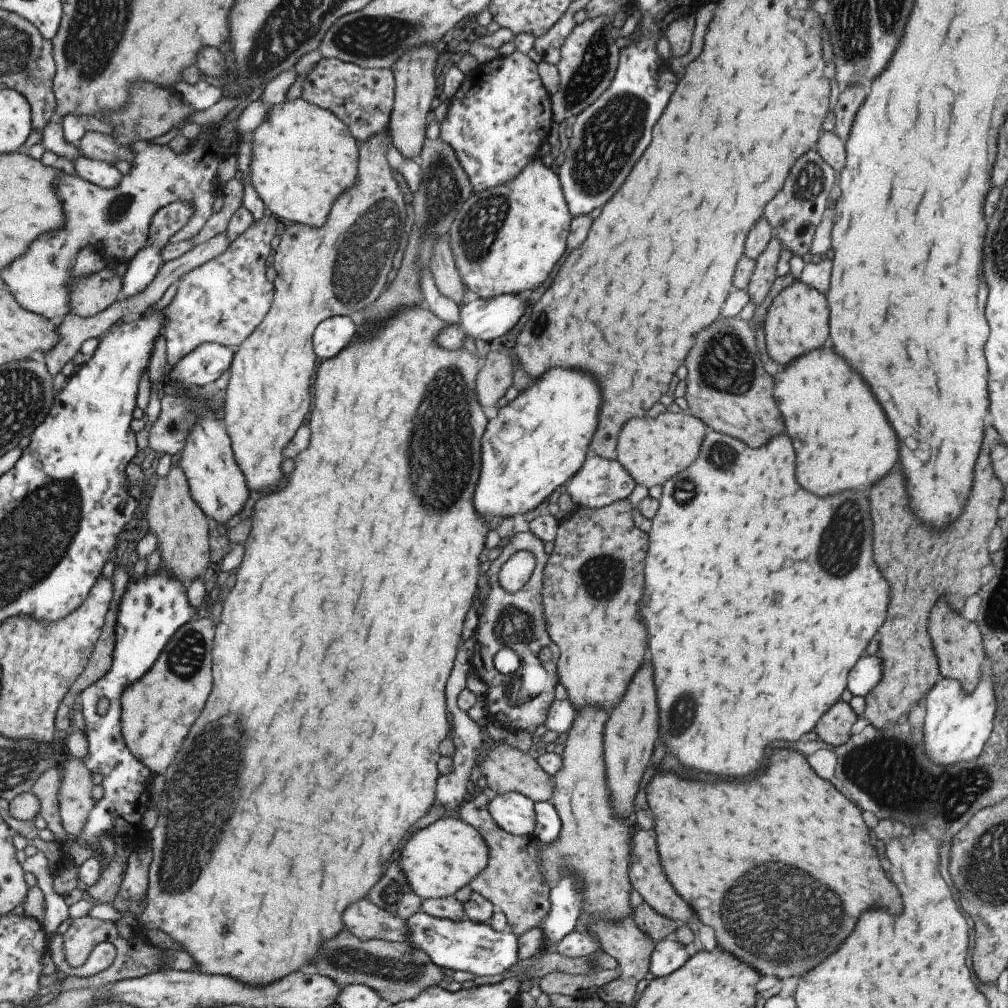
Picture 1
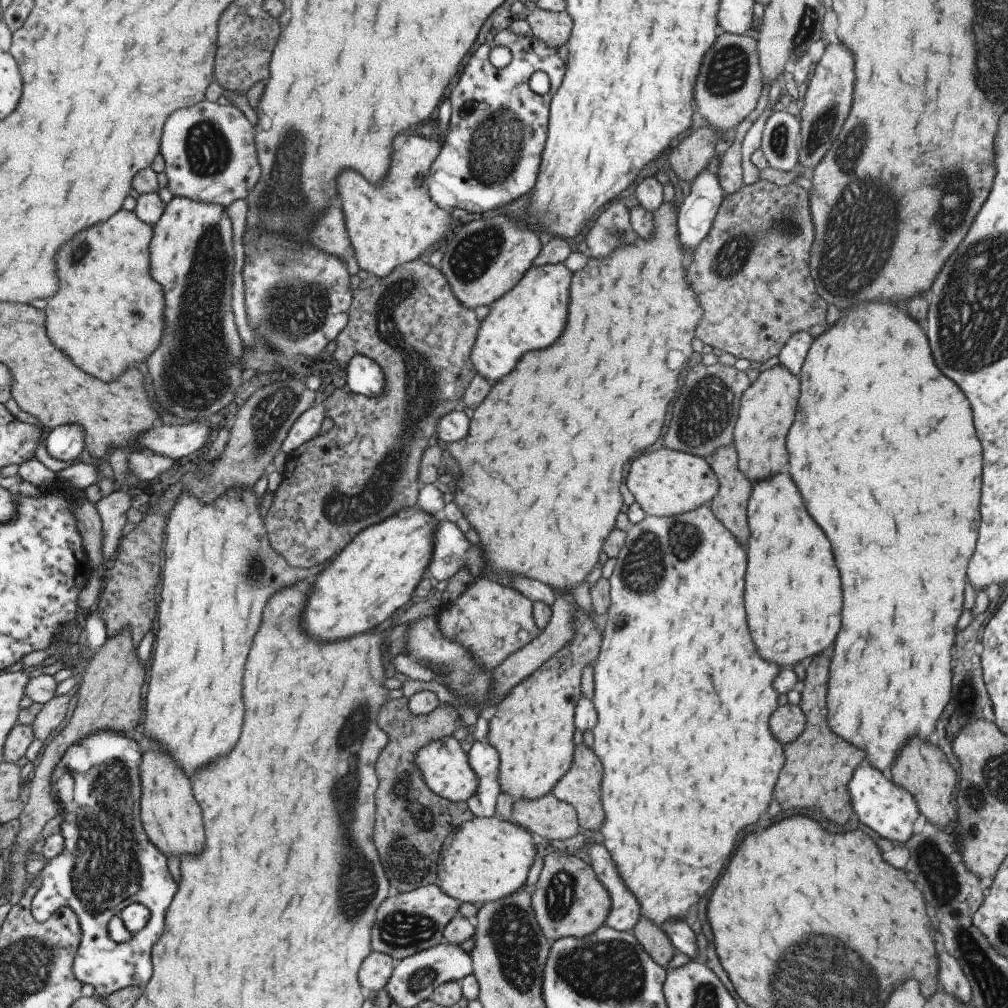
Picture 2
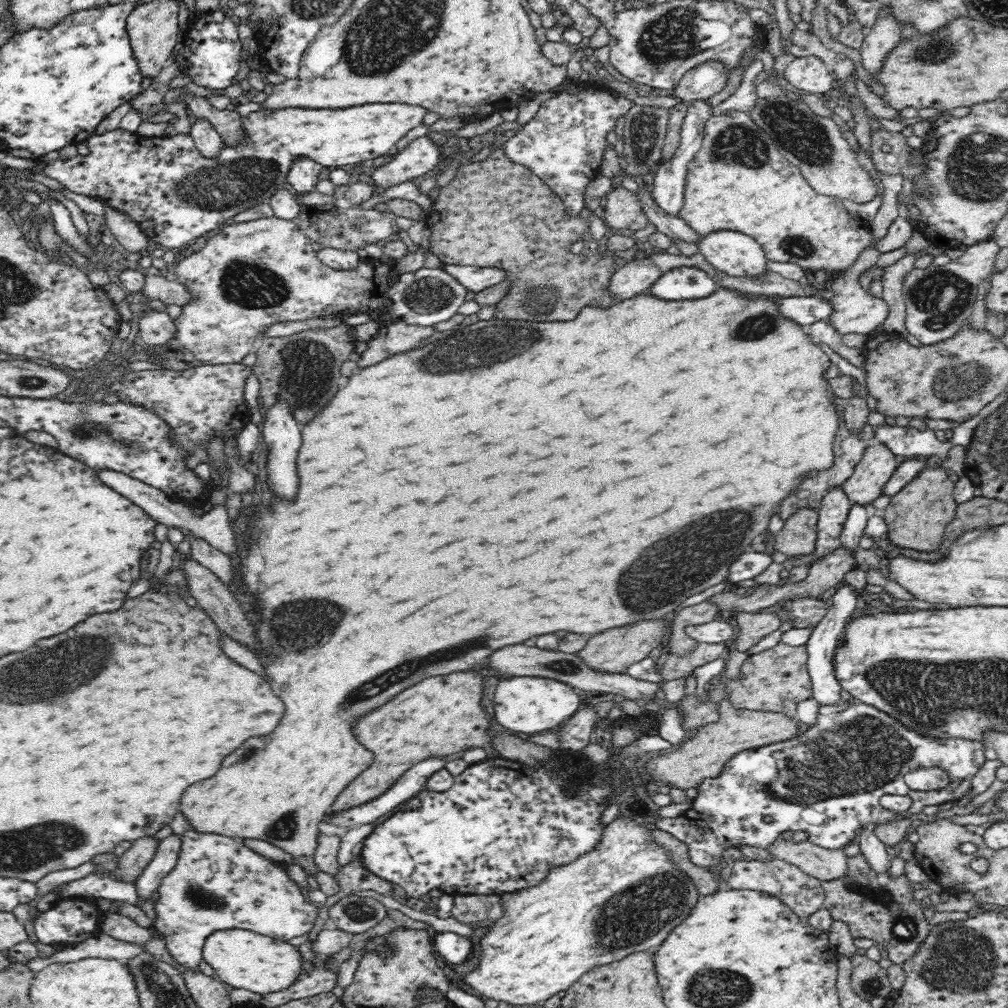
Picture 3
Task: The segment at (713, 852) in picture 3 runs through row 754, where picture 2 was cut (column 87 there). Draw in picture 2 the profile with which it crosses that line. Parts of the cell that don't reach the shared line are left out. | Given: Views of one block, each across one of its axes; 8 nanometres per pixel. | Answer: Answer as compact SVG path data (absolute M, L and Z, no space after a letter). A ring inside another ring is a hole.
M101 729L67 747L50 774L50 788L53 792L66 794L62 800L59 824L64 845L60 855L44 862L37 875L37 890L30 902L30 914L39 922L47 920L61 907L70 908L76 914L81 932L80 943L72 960L72 973L75 980L89 984L101 998L122 988L143 988L149 980L151 947L163 930L163 918L177 888L169 875L166 856L151 844L140 821L138 766L141 755L131 733L128 735ZM130 904L147 908L147 922L141 930L132 932L128 940L114 942L107 935L107 922Z

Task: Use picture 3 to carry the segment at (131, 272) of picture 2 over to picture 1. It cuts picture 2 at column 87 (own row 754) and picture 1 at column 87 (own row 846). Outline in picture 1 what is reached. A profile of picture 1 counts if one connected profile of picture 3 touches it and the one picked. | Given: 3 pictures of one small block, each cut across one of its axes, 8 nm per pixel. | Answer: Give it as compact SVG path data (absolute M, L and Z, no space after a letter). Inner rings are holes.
M101 269L78 282L74 280L71 272L69 278L70 300L67 308L69 313L82 317L93 316L113 304L122 290L122 277L113 269Z

